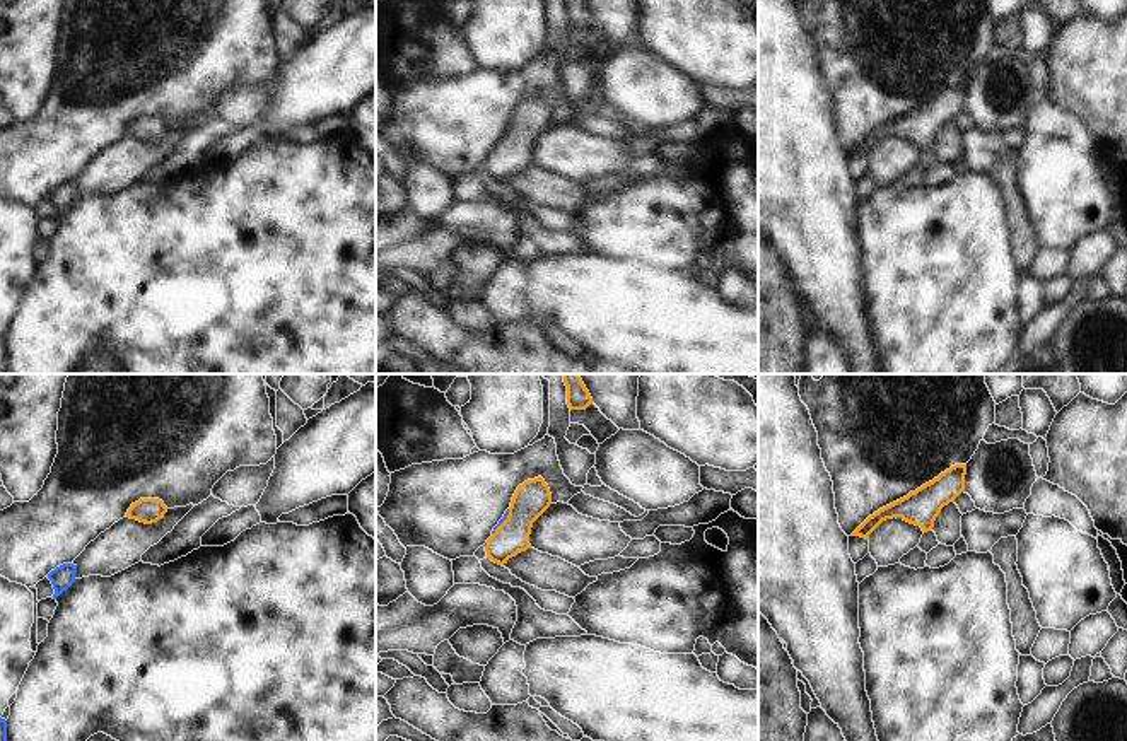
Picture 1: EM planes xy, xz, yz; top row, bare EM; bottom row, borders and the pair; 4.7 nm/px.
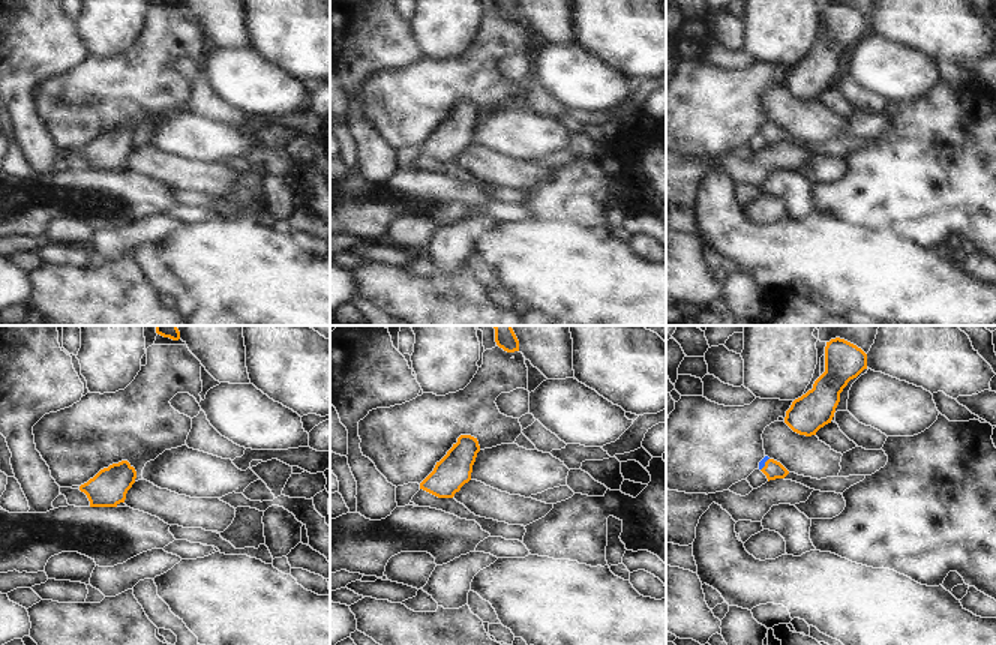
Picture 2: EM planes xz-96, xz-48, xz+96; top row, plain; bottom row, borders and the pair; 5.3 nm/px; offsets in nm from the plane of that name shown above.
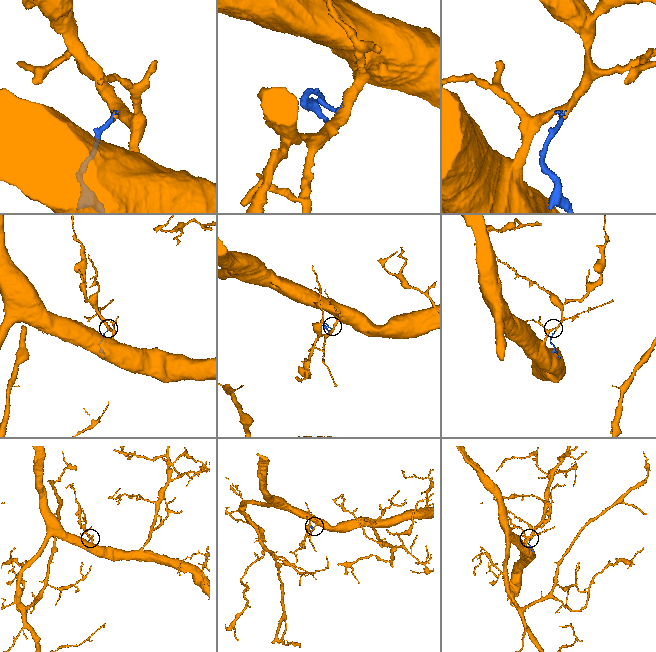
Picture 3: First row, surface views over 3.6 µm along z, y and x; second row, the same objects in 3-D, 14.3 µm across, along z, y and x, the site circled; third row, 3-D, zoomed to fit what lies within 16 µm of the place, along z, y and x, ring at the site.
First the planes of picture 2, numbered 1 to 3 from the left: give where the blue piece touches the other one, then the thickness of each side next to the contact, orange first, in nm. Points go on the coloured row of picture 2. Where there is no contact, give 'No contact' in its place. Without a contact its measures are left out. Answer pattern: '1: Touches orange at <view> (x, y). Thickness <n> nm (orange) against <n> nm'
1: No contact
2: No contact
3: Touches orange at xz+96 (765, 464). Thickness 100 nm (orange) against 30 nm

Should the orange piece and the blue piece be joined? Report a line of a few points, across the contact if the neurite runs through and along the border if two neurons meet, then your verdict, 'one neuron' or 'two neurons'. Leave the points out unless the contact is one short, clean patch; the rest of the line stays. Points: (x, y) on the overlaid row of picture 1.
line xz (531, 499), (502, 523), (506, 514); one neuron

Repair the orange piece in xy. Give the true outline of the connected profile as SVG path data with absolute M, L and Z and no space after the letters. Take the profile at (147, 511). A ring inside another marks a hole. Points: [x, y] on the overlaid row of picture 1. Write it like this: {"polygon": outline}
{"polygon": "M140 499L138 502L131 504L126 512L126 517L137 519L145 524L157 522L164 517L167 507L159 499Z"}

